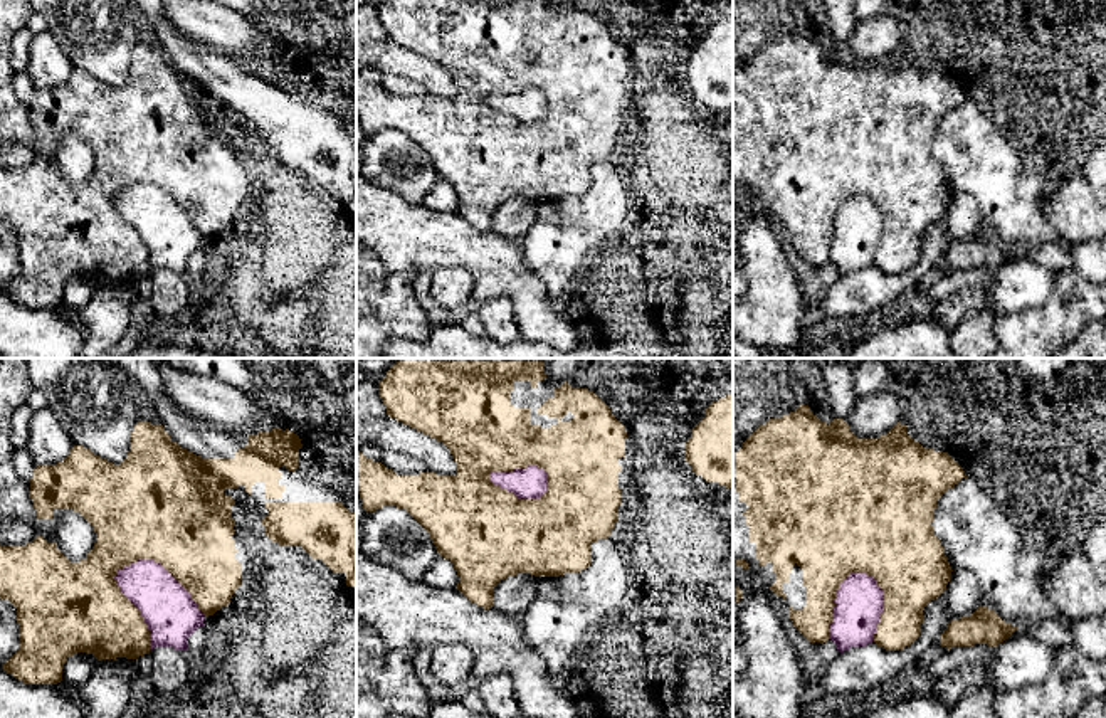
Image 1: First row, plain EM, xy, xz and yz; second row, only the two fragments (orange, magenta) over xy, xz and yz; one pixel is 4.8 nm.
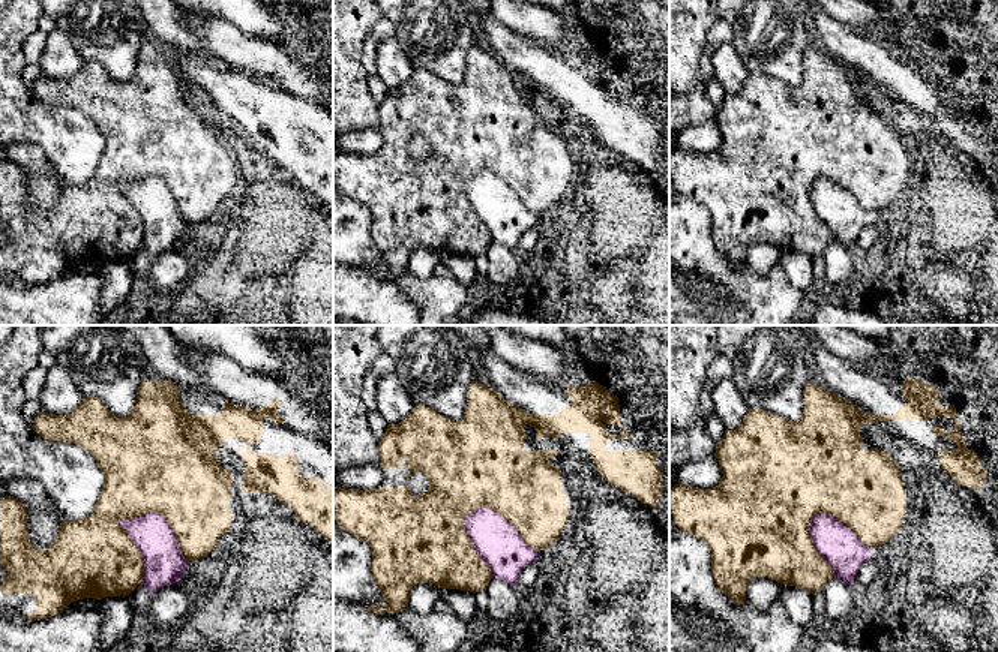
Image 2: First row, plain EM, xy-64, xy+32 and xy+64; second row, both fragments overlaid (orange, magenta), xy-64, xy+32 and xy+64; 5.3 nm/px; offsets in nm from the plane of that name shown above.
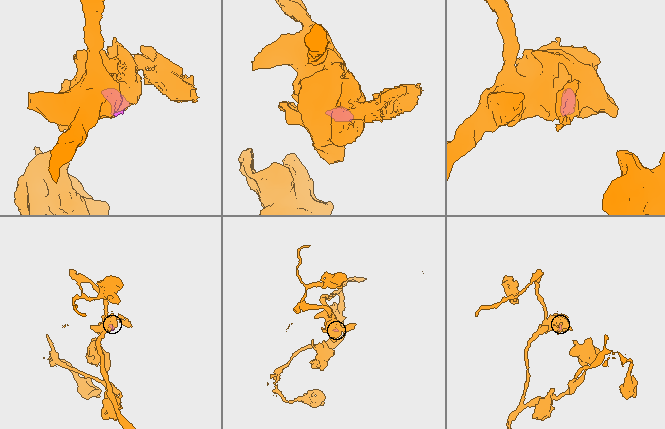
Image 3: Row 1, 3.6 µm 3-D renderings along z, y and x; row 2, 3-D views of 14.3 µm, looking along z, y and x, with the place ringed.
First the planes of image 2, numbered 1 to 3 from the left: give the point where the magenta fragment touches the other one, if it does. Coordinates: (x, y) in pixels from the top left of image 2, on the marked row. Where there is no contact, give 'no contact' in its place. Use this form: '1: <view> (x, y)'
1: xy-64 (164, 516)
2: xy+32 (503, 516)
3: xy+64 (812, 544)

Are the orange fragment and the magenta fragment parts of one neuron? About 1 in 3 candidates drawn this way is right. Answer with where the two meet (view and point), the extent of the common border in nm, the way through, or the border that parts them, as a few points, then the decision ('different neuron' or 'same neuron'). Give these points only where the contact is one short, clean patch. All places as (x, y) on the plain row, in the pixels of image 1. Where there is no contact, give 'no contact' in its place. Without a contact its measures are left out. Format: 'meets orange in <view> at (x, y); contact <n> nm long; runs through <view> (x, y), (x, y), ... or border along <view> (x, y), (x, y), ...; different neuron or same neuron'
meets orange in xy at (163, 189); contact 480 nm long; different neuron

